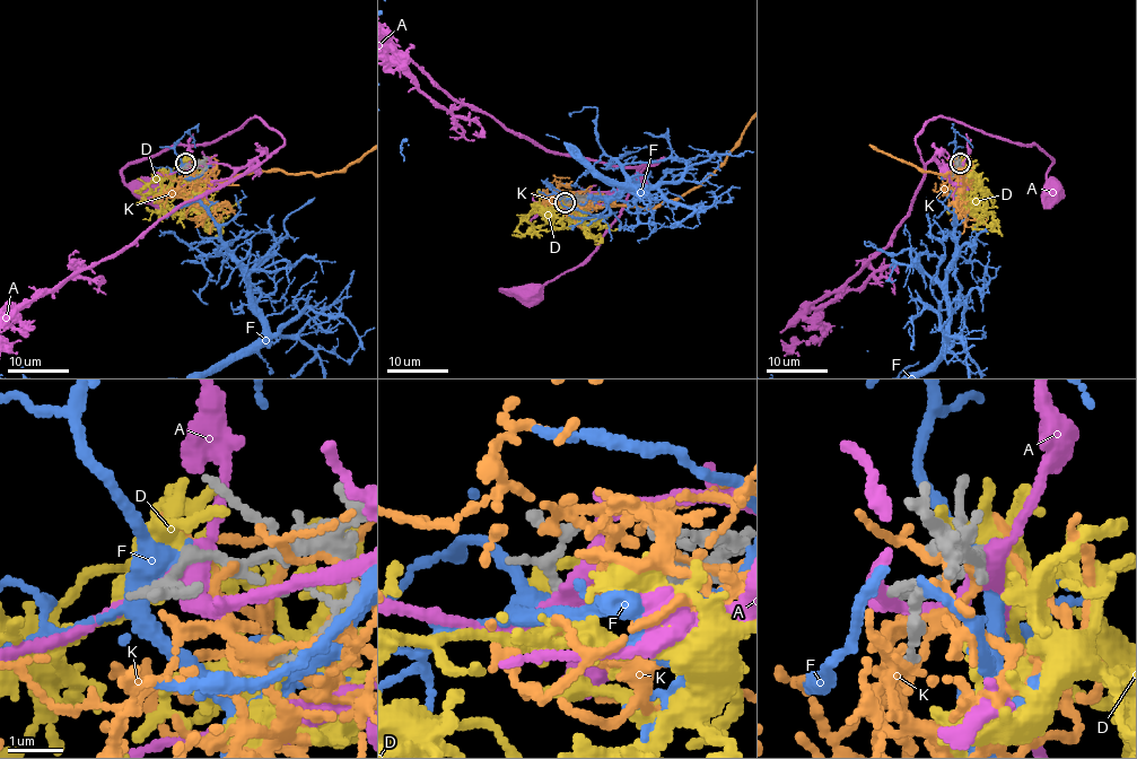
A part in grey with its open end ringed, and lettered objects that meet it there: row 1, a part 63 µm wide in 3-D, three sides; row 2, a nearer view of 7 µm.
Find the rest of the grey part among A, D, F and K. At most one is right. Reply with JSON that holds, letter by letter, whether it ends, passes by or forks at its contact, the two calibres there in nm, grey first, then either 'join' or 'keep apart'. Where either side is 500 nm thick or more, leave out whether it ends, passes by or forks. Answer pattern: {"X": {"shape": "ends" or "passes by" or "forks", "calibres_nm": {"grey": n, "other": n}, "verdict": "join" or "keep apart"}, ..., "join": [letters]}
{"A": {"shape": "forks", "calibres_nm": {"grey": 150, "other": 340}, "verdict": "keep apart"}, "D": {"shape": "forks", "calibres_nm": {"grey": 140, "other": 420}, "verdict": "join"}, "F": {"shape": "passes by", "calibres_nm": {"grey": 150, "other": 320}, "verdict": "keep apart"}, "K": {"shape": "ends", "calibres_nm": {"grey": 160, "other": 150}, "verdict": "keep apart"}, "join": ["D"]}

